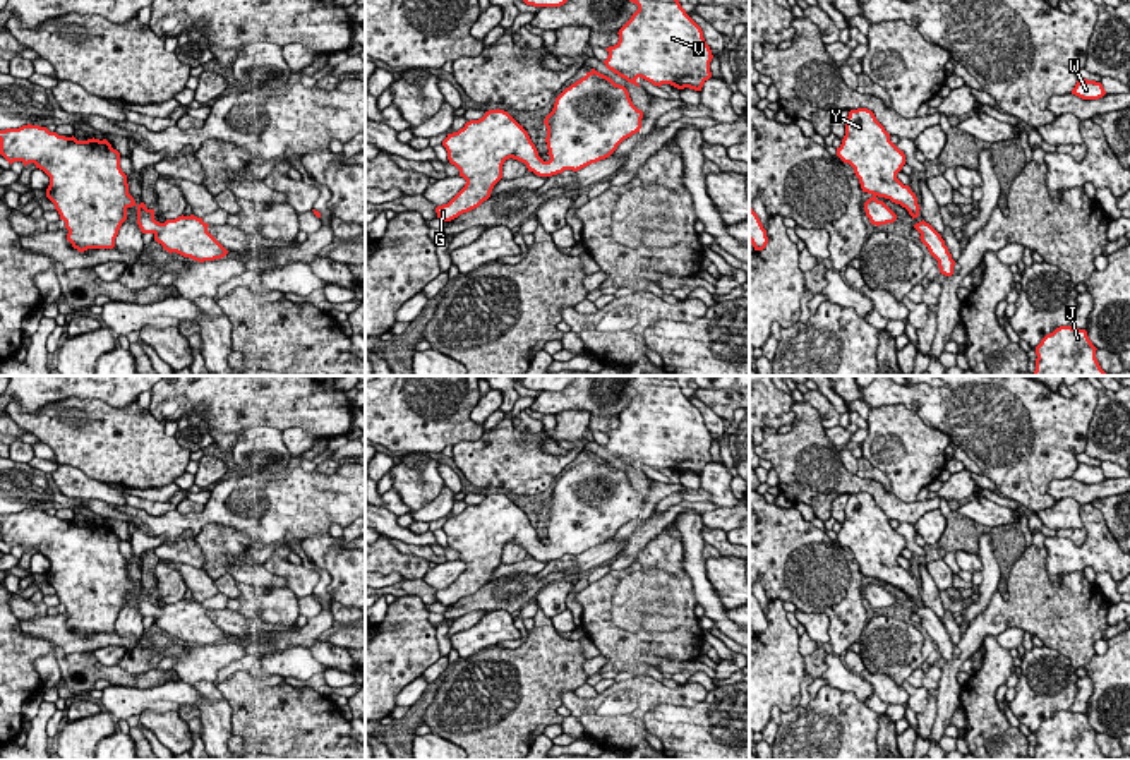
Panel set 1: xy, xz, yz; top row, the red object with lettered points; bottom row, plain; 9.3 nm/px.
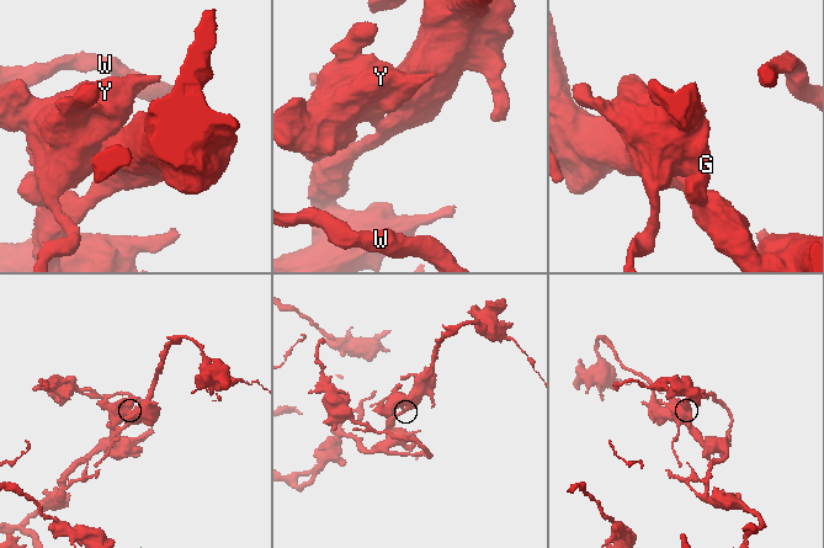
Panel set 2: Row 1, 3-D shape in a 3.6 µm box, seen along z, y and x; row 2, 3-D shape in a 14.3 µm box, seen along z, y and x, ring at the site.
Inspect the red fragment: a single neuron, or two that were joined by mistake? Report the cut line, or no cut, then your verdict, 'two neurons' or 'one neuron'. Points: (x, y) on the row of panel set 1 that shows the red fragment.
no cut | one neuron

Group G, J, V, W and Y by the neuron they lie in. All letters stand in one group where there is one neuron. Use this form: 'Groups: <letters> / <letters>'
Groups: G J V W Y

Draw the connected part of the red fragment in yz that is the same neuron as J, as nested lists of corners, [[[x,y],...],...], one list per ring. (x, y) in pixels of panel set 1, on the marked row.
[[[1060,326],[1036,347],[1034,376],[1113,376],[1106,374],[1085,329]]]

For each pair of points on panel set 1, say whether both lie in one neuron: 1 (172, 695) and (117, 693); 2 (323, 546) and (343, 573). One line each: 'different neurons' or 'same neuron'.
1: same neuron
2: same neuron

